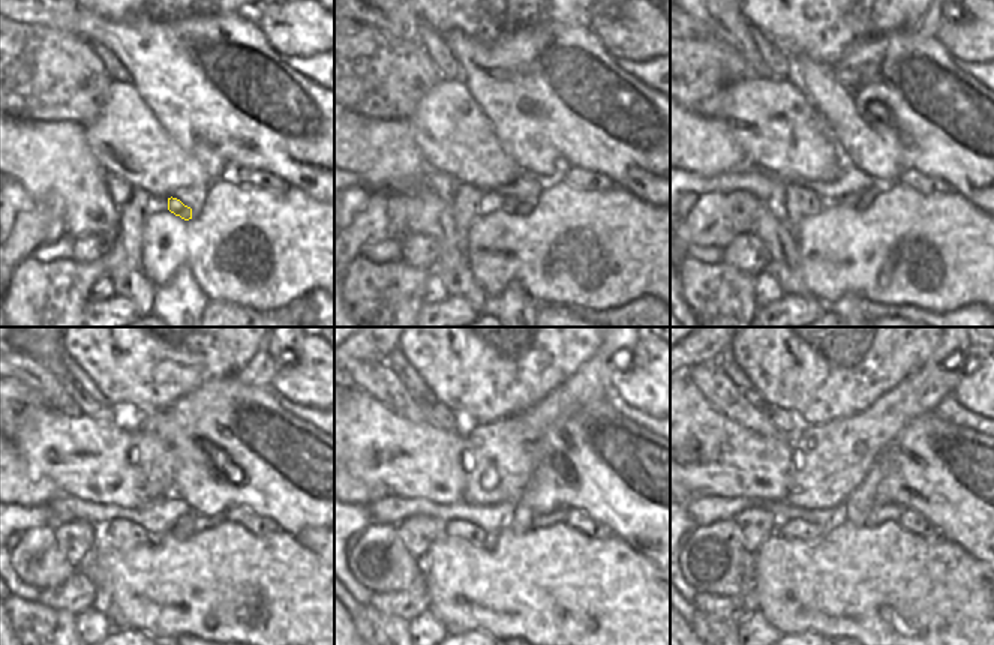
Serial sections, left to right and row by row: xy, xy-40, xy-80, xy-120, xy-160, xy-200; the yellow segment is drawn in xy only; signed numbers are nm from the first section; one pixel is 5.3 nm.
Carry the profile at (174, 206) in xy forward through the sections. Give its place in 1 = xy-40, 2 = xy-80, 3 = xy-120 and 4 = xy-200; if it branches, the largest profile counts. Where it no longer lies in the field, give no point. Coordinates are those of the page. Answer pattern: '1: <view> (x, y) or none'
1: xy-40 (511, 206)
2: xy-80 (858, 200)
3: xy-120 (185, 527)
4: xy-200 (858, 506)

